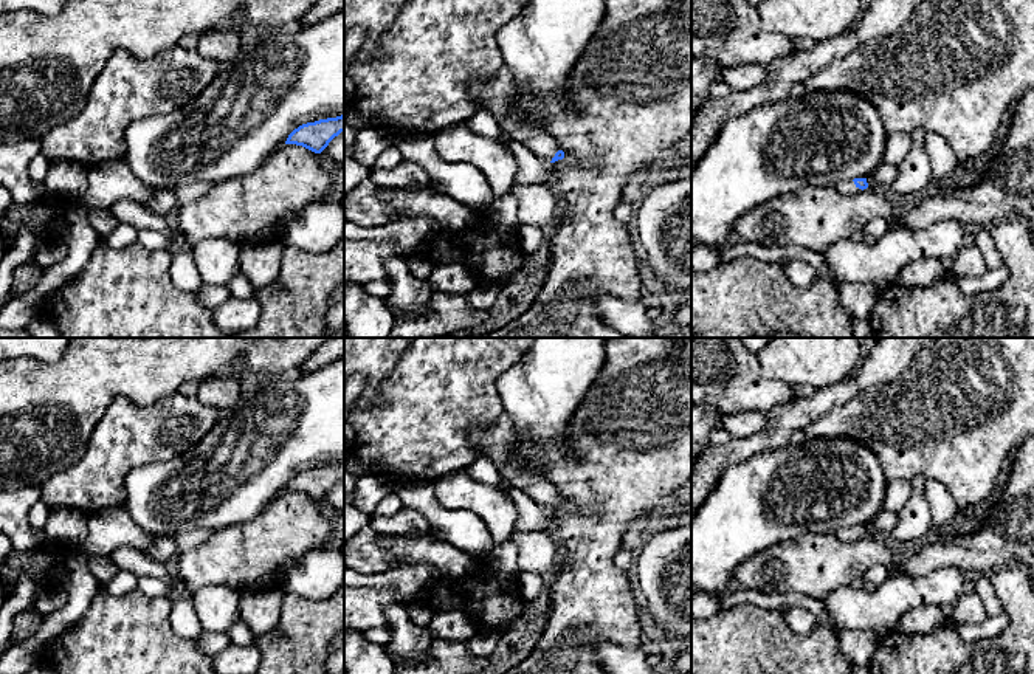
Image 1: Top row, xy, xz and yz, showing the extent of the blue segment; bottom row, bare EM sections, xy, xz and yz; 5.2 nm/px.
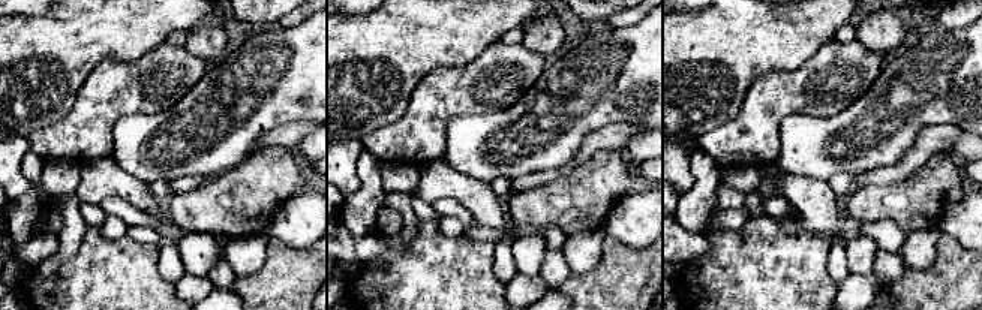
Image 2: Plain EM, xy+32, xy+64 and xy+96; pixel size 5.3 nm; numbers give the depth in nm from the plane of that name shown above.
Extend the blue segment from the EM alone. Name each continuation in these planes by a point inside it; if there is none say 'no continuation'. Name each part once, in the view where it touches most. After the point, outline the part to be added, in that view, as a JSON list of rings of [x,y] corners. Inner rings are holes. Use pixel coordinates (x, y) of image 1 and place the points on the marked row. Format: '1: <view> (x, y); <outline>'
1: yz (845, 188); [[[853,180],[840,181],[836,186],[837,192],[842,195],[854,195],[859,194],[862,189],[859,189]]]

